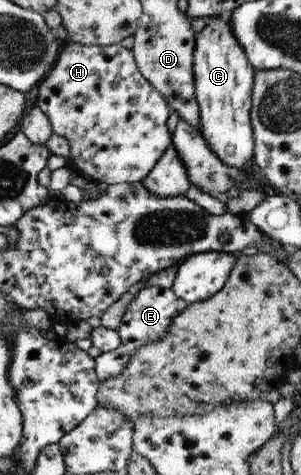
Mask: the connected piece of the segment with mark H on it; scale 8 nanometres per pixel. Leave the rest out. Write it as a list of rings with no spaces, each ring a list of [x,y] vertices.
[[[75,42],[65,46],[52,73],[37,85],[37,107],[48,116],[53,133],[68,140],[74,171],[108,185],[144,181],[173,142],[166,127],[170,117],[166,99],[143,76],[132,50],[122,45],[86,46]]]

